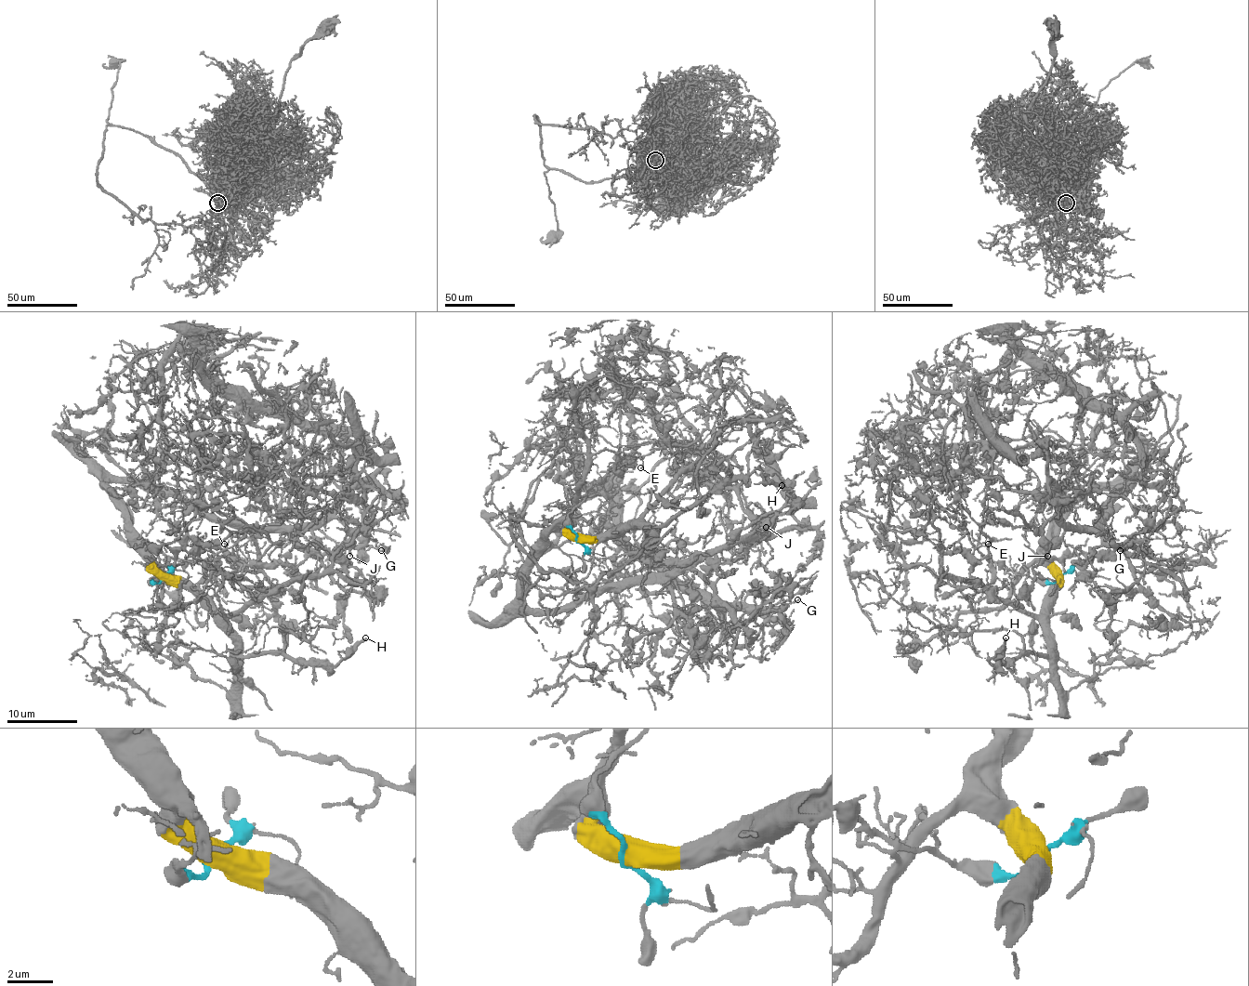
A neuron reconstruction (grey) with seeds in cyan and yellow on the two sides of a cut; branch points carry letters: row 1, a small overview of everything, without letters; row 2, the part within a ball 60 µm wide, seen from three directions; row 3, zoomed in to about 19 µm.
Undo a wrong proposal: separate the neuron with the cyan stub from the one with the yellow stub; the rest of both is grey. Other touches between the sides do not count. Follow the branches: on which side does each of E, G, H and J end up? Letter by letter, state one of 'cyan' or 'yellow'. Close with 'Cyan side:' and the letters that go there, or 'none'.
E: cyan
G: yellow
H: yellow
J: yellow
Cyan side: E

